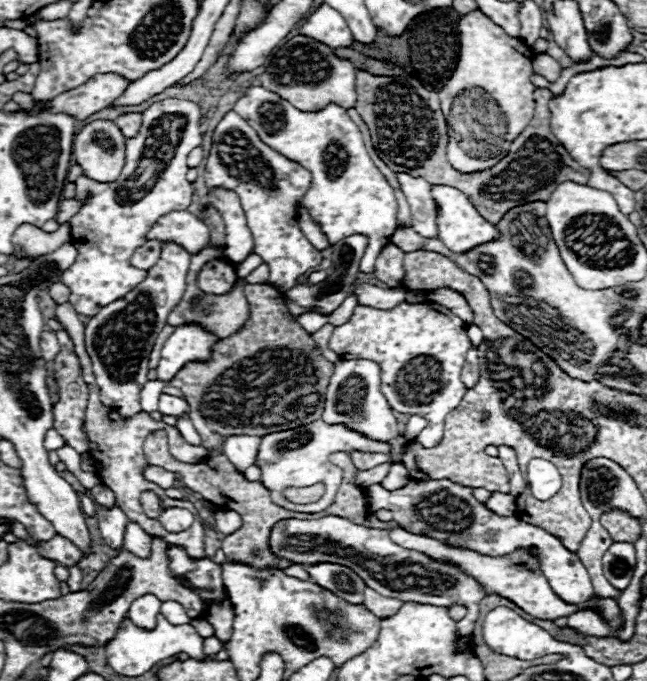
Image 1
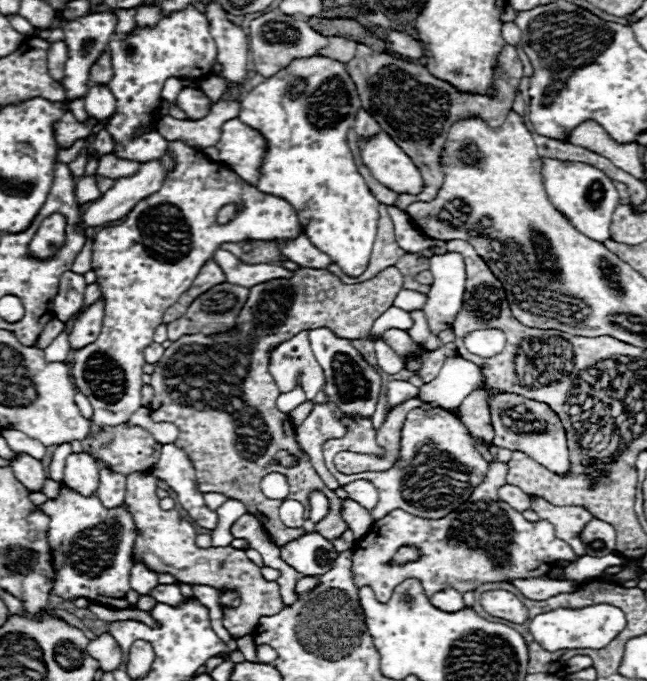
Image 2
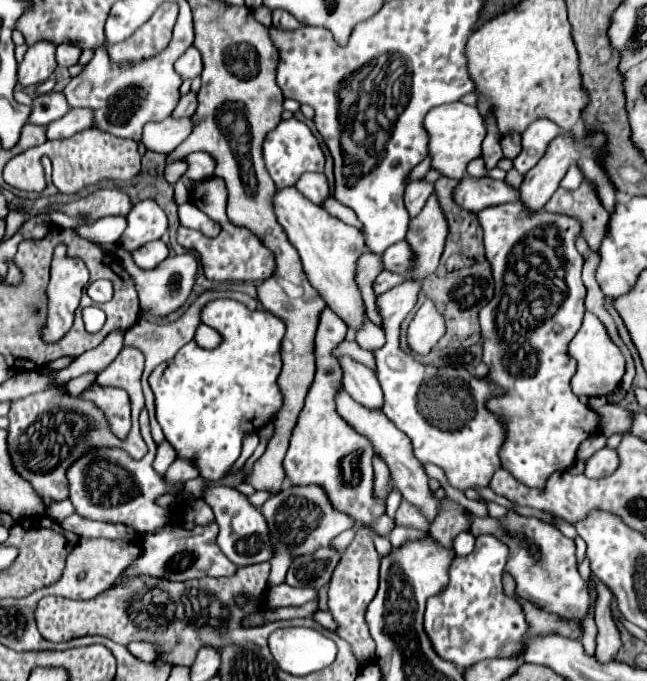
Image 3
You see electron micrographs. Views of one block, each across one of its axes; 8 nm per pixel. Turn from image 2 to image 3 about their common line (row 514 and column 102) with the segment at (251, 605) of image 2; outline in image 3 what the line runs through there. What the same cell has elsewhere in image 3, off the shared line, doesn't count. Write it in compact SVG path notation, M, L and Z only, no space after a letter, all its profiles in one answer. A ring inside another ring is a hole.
M98 128L82 130L80 134L74 134L68 140L44 142L42 146L38 146L38 150L52 160L54 180L64 178L64 194L78 194L86 186L98 184L104 178L126 182L126 180L138 176L138 172L140 172L138 142L106 134Z

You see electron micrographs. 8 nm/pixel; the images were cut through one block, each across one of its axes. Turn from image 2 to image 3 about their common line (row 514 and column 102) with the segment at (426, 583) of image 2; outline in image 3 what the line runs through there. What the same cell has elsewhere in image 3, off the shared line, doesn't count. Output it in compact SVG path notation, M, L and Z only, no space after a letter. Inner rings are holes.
M94 382L82 394L78 394L78 398L90 400L96 406L100 406L100 410L104 410L104 416L108 418L112 434L118 434L118 438L126 438L132 425L130 400L126 390L98 386ZM140 412L142 438L148 444L148 454L142 460L130 458L120 448L92 448L84 452L72 466L68 466L68 484L70 484L70 502L82 518L108 522L108 524L126 524L136 532L156 532L158 528L170 522L170 512L156 504L156 498L162 494L178 494L182 488L170 490L166 480L158 476L152 468L156 456L156 444L150 436L148 412Z

